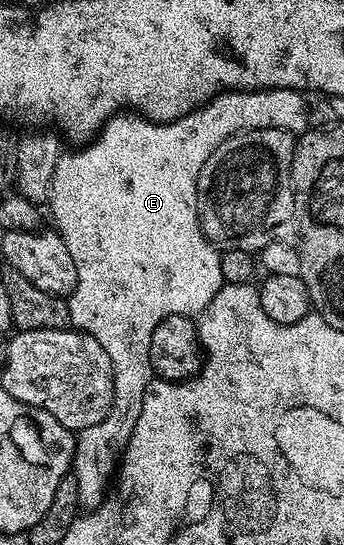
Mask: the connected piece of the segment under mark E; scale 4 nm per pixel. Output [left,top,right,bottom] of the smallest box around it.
[47,87,309,509]

